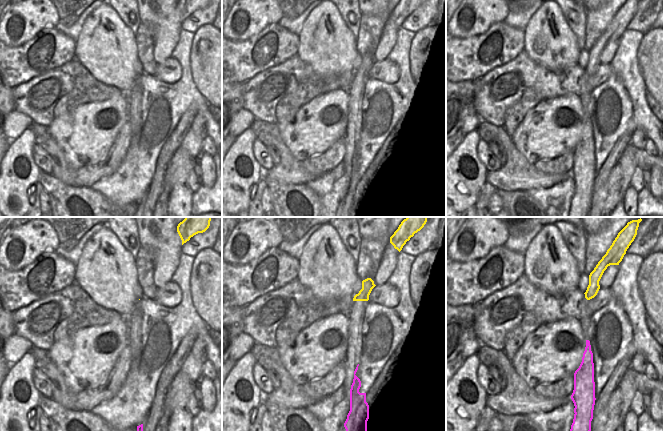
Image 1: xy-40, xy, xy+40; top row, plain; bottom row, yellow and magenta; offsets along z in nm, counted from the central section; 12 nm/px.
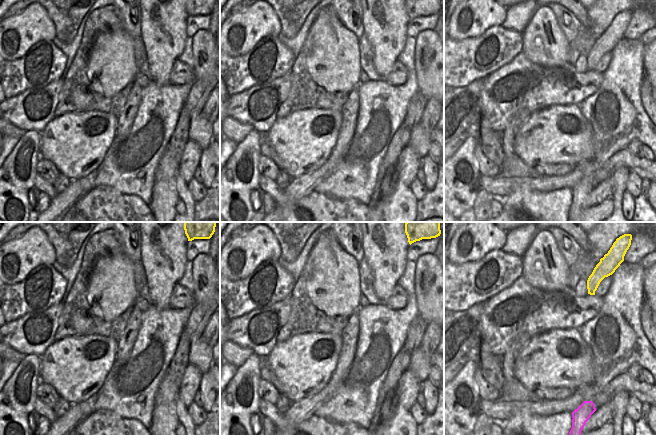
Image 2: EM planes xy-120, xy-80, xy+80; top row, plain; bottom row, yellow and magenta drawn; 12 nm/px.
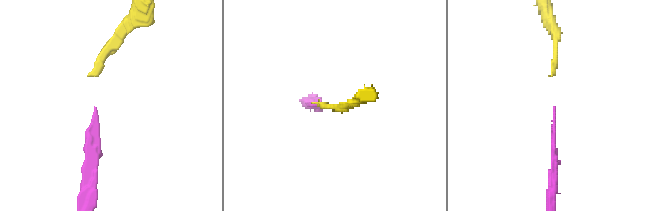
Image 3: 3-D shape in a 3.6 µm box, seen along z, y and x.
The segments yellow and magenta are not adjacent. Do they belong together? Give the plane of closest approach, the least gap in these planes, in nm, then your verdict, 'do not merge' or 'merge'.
nearest in xy+40; 500 nm apart; merge

